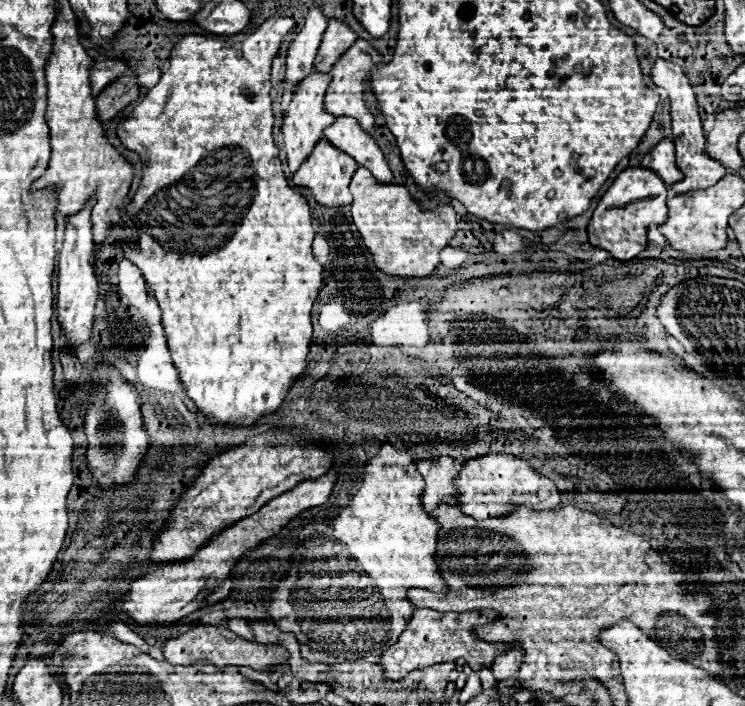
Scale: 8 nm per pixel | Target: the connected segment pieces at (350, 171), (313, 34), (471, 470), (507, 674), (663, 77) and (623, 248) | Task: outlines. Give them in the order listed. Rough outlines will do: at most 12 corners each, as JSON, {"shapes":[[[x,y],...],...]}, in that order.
{"shapes":[[[325,140],[293,184],[321,206],[349,206],[357,164]],[[309,10],[287,54],[287,92],[311,74],[327,18]],[[487,454],[463,462],[461,496],[481,496],[503,518],[515,506],[549,510],[561,504],[553,480],[527,460]],[[517,644],[511,652],[495,658],[491,668],[497,680],[515,678],[523,648]],[[657,58],[655,86],[669,94],[675,194],[711,188],[723,164],[705,154],[697,100],[685,72]],[[623,170],[593,212],[589,244],[619,262],[667,220],[663,180]]]}

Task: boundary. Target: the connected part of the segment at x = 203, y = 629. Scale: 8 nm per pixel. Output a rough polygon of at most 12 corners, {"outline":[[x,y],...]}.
{"outline":[[197,624],[167,640],[167,662],[269,672],[281,646],[247,642],[225,626]]}

